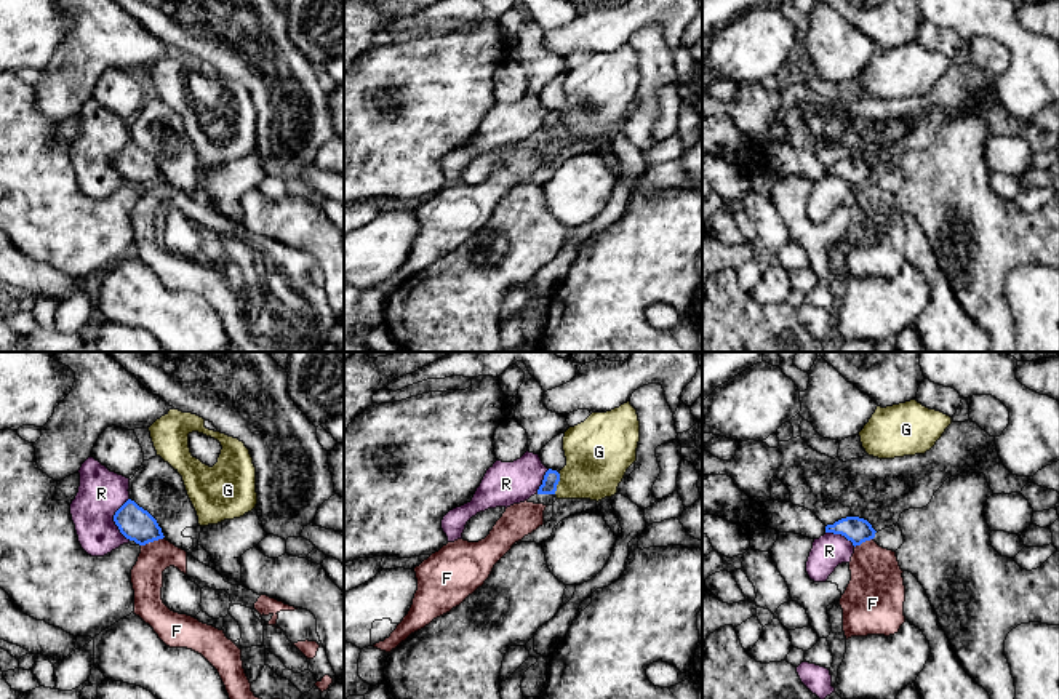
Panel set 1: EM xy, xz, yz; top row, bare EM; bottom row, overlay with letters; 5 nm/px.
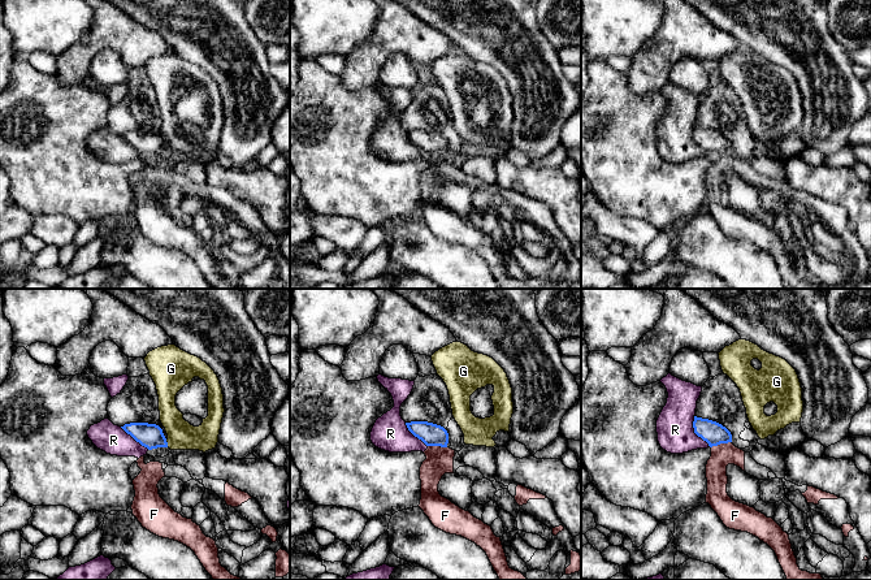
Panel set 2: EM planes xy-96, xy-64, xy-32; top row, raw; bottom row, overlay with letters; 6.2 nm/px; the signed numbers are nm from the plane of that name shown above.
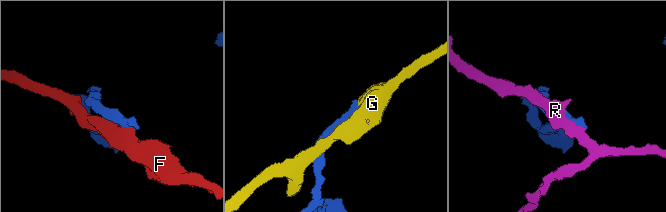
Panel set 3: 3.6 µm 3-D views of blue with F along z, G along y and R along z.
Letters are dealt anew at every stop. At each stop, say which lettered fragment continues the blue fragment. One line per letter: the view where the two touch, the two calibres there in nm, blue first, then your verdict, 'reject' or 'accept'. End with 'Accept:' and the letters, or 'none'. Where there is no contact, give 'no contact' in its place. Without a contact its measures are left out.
F: contact in xy; calibres 170 and 160 nm; reject
G: contact in xz; calibres 80 and 320 nm; reject
R: contact in xy; calibres 170 and 240 nm; reject
Accept: none

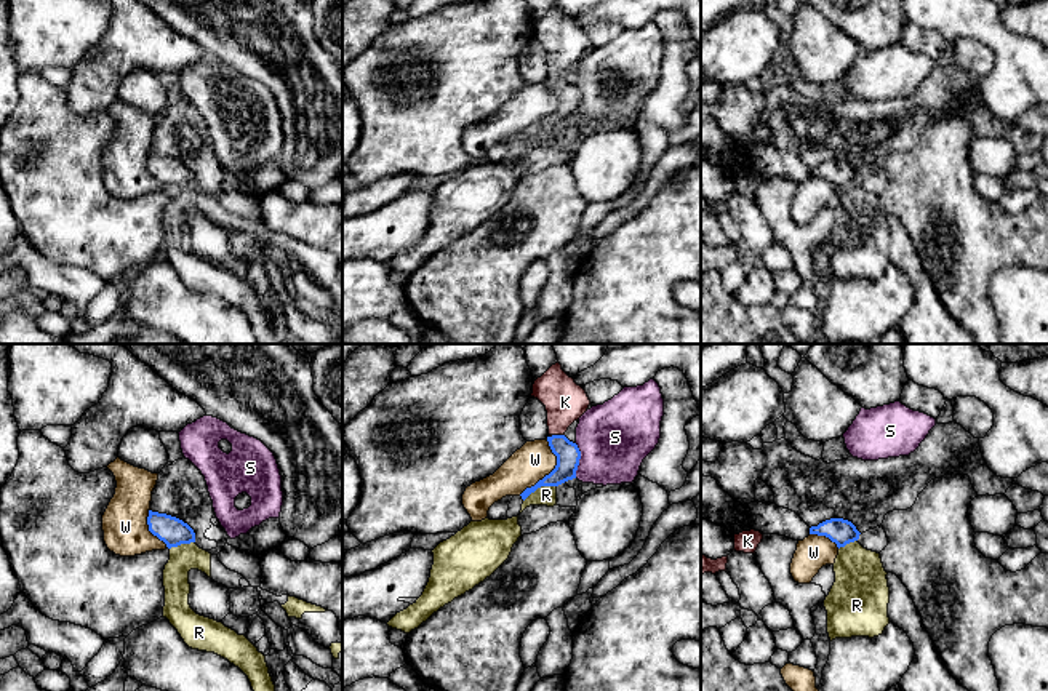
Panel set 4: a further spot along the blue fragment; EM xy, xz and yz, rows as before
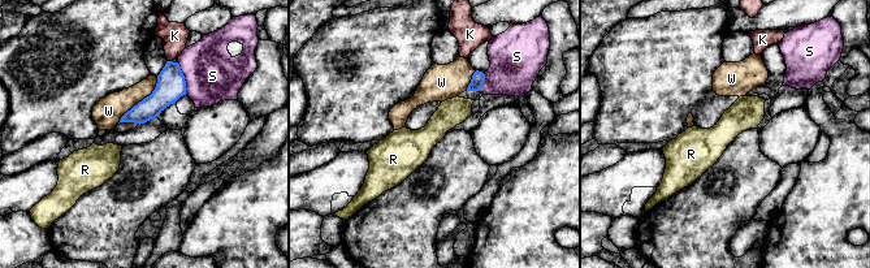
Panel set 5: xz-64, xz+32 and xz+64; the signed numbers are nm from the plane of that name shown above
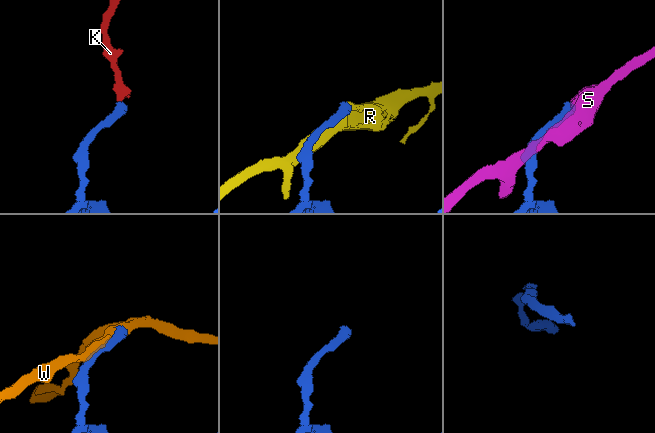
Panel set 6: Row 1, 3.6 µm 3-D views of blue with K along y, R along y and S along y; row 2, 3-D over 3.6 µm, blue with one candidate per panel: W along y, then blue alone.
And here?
K: contact in xz; calibres 120 and 220 nm; accept
R: contact in xz; calibres 120 and 100 nm; reject
S: contact in xz; calibres 120 and 360 nm; reject
W: contact in xz; calibres 120 and 190 nm; reject
Accept: K

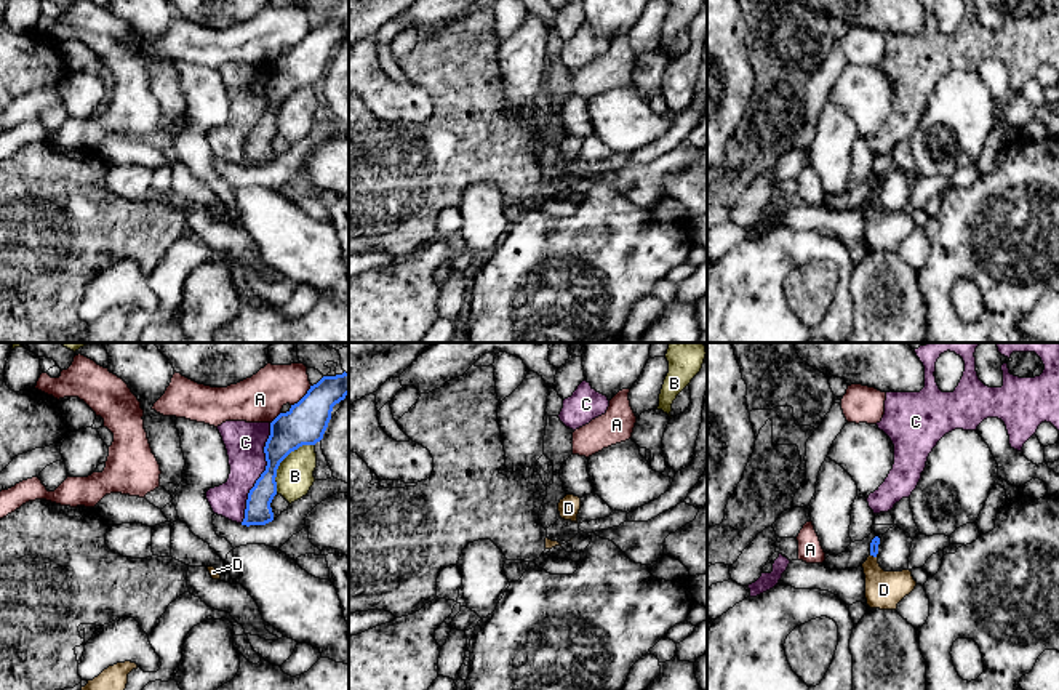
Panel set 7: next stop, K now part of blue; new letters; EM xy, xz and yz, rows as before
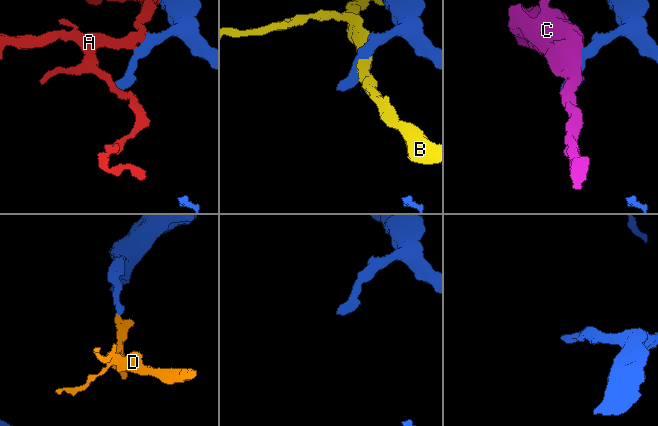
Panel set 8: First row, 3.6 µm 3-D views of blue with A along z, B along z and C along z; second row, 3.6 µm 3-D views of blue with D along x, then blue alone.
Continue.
A: contact in xy; calibres 200 and 240 nm; reject
B: contact in xy; calibres 200 and 190 nm; reject
C: contact in xy; calibres 190 and 200 nm; reject
D: contact in yz; calibres 50 and 190 nm; accept
Accept: D

